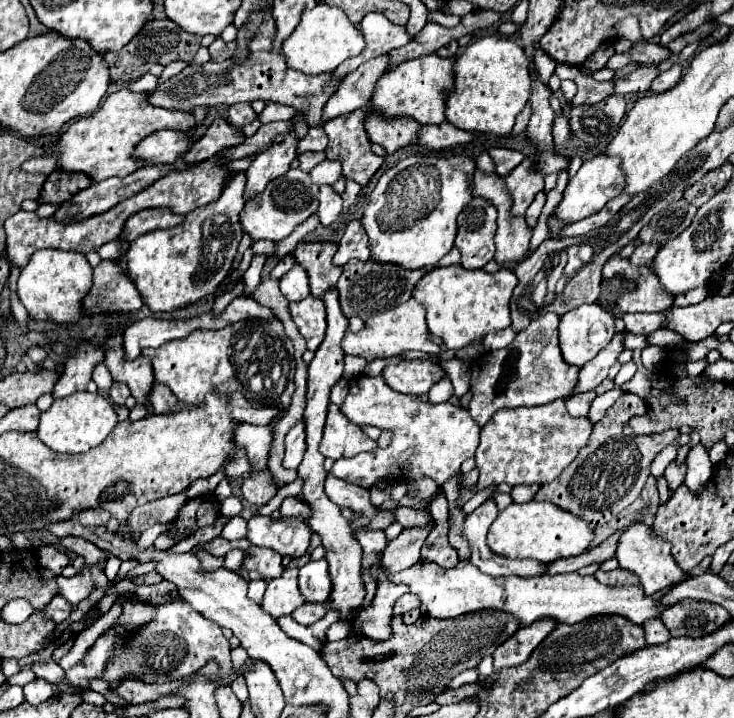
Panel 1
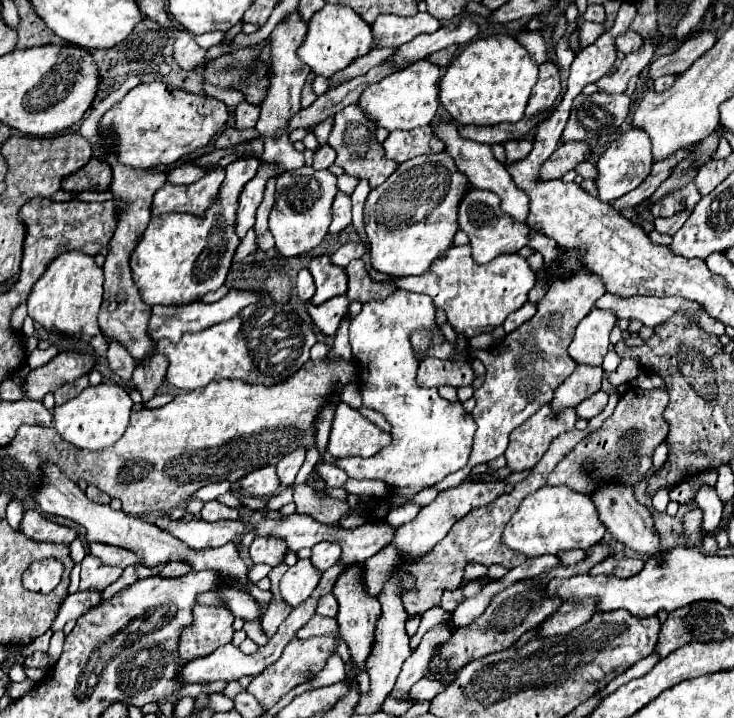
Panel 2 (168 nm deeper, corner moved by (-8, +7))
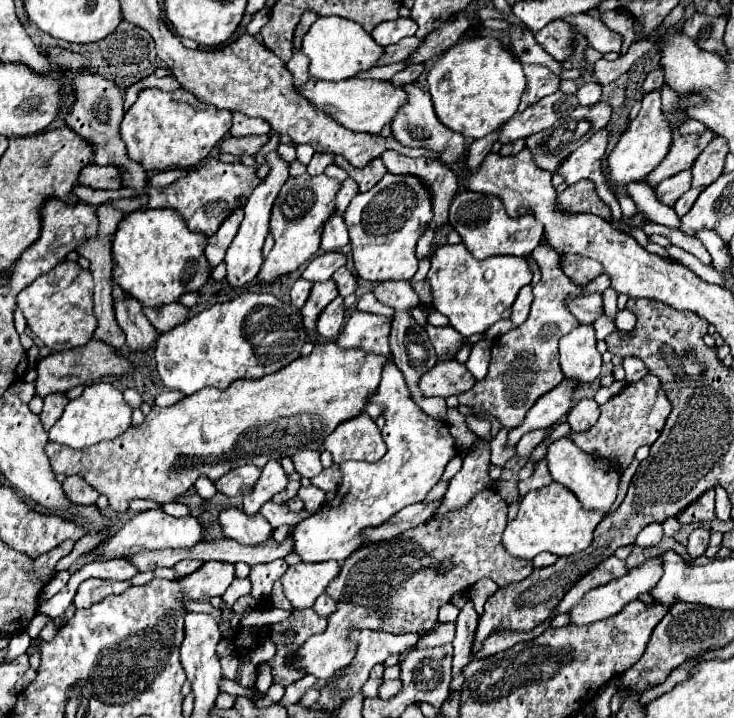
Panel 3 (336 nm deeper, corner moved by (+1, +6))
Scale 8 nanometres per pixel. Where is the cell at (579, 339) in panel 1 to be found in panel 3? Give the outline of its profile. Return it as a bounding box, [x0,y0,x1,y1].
[560,325,602,383]

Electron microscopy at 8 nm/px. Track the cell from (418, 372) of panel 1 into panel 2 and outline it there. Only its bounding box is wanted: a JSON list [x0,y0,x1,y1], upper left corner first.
[417,358,475,388]

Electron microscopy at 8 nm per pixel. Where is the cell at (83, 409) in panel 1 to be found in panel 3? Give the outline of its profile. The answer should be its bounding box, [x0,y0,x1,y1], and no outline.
[50,383,132,449]

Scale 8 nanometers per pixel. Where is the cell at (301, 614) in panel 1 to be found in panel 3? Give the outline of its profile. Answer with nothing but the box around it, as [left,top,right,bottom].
[312,593,334,617]

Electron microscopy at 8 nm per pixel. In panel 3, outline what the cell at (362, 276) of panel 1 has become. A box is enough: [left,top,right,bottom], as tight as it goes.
[332,267,358,297]

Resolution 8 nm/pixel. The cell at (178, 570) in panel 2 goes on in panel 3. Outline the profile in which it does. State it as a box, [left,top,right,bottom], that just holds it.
[174,559,202,575]

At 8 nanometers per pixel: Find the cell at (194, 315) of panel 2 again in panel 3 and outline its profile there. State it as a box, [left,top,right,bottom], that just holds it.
[144,303,190,333]

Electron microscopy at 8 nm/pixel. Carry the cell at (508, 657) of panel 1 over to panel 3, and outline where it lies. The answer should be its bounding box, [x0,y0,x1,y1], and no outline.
[568,559,662,625]

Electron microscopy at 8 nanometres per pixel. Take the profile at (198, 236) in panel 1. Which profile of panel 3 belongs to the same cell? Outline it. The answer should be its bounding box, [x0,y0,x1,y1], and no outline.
[112,209,212,307]

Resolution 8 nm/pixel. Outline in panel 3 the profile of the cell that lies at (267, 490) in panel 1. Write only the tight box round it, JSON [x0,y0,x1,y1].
[214,465,262,497]

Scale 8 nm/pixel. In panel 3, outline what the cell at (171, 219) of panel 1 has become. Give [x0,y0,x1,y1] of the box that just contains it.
[148,159,260,235]

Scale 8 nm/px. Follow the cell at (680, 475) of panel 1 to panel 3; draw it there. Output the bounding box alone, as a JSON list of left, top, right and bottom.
[676,489,714,525]

